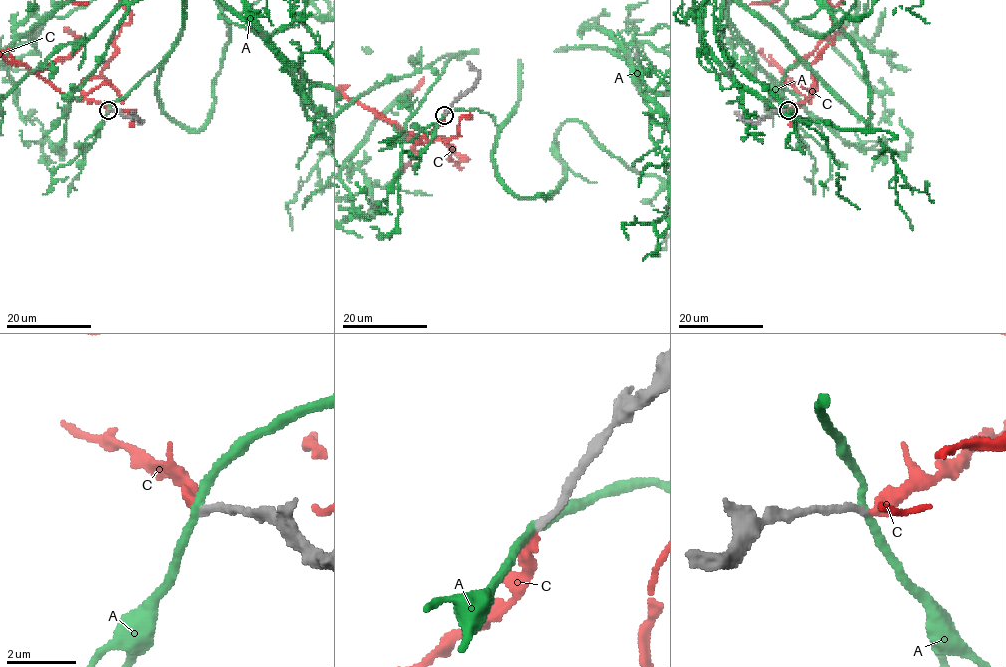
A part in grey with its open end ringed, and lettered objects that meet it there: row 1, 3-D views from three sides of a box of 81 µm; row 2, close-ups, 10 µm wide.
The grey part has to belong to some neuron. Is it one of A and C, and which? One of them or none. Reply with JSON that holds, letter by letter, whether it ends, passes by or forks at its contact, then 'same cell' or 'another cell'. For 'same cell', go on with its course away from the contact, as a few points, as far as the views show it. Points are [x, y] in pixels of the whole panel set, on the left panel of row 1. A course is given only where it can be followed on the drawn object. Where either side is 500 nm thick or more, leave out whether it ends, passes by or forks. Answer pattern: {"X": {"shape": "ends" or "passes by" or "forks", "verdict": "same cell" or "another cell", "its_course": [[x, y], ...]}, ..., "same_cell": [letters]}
{"A": {"shape": "passes by", "verdict": "another cell"}, "C": {"shape": "ends", "verdict": "same cell"}, "same_cell": ["C"]}

